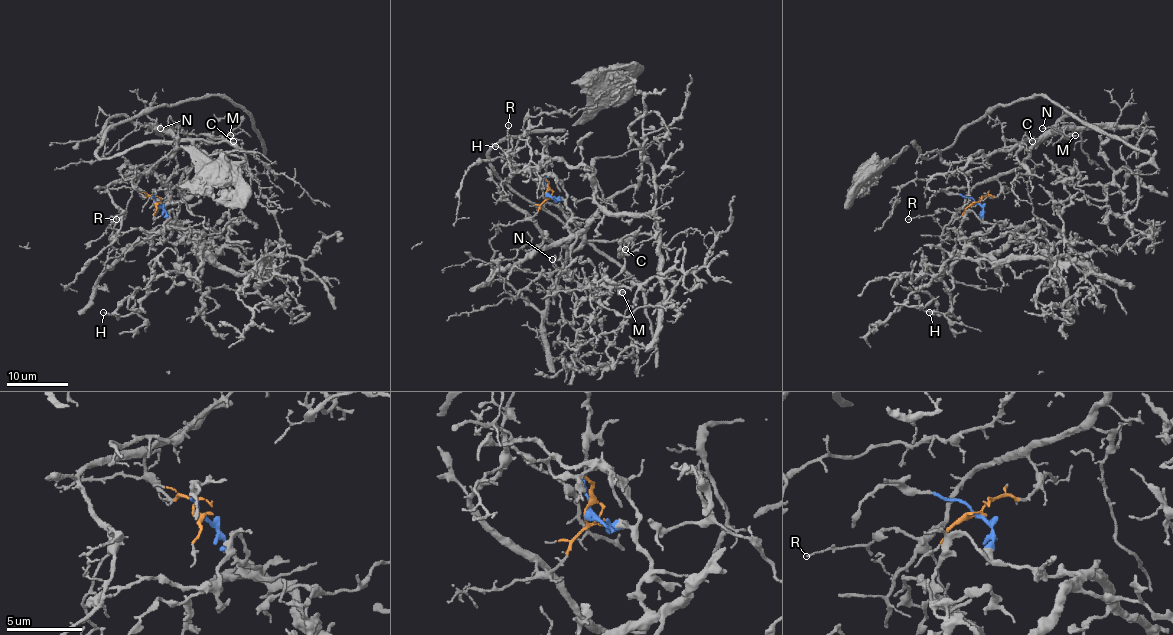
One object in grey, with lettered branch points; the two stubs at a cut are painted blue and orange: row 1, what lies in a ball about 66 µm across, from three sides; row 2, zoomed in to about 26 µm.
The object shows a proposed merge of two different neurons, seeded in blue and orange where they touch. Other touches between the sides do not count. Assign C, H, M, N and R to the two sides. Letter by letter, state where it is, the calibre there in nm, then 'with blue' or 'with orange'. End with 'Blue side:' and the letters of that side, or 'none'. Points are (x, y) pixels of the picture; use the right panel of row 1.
C: at (1032, 141); 140 nm thick; with orange
H: at (929, 312); 140 nm thick; with blue
M: at (1075, 135); 140 nm thick; with orange
N: at (1042, 128); 110 nm thick; with orange
R: at (908, 219); 100 nm thick; with orange
Blue side: H

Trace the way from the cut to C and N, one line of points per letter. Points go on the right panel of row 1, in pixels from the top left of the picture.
C: (978, 203), (1001, 191), (998, 180), (1030, 154), (1033, 142), (1022, 139), (1025, 136), (1031, 140)
N: (978, 203), (985, 195), (995, 197), (1001, 191), (998, 178), (1014, 169), (1053, 128), (1042, 128)

